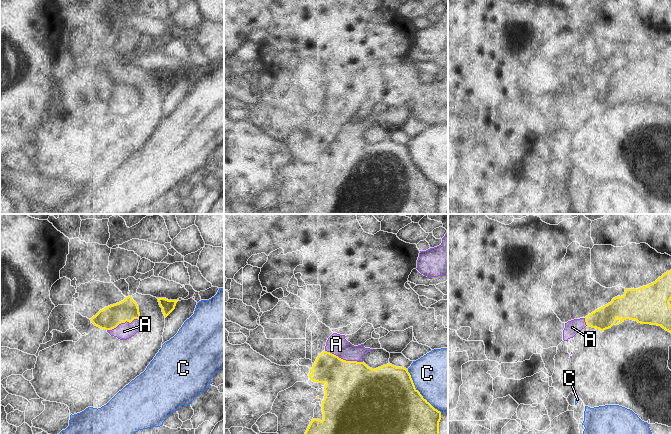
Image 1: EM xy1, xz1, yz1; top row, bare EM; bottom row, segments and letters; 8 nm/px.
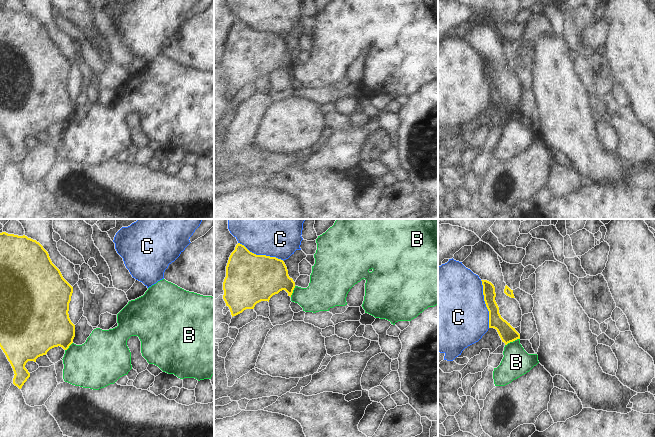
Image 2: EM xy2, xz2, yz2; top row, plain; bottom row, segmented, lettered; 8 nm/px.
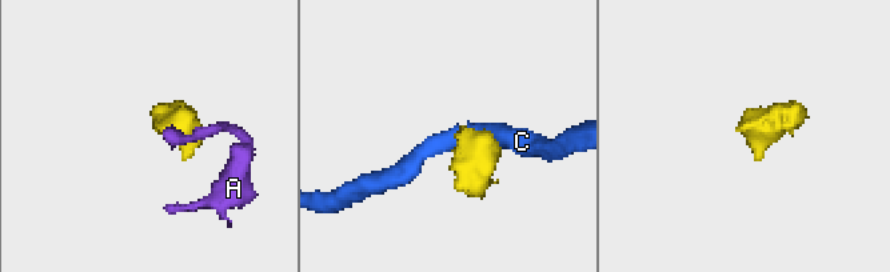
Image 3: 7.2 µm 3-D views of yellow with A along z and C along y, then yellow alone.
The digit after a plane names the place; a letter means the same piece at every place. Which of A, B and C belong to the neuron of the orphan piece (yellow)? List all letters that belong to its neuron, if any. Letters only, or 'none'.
A

